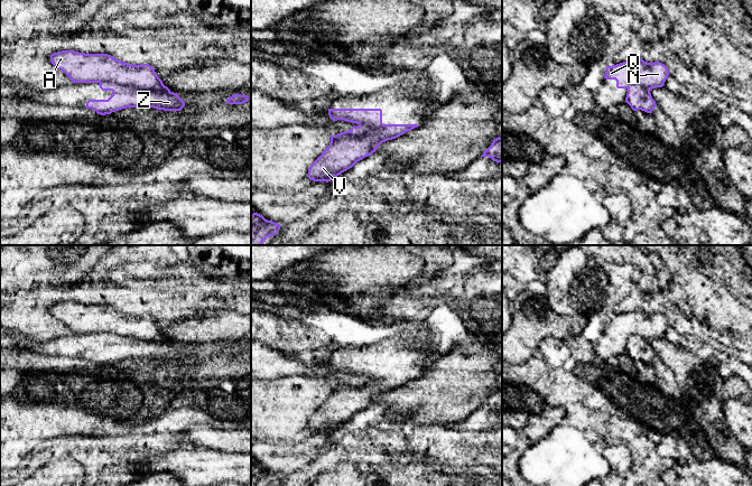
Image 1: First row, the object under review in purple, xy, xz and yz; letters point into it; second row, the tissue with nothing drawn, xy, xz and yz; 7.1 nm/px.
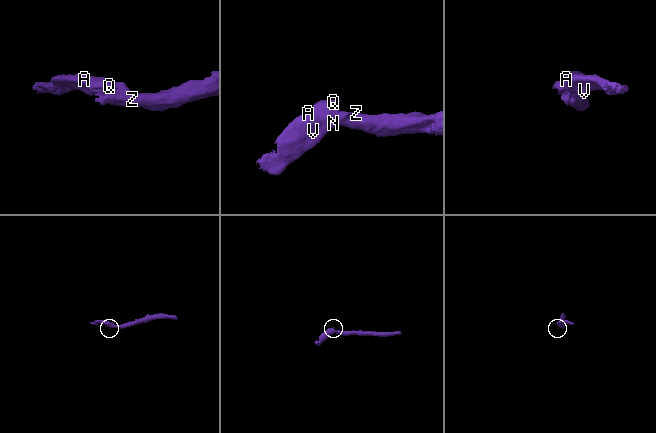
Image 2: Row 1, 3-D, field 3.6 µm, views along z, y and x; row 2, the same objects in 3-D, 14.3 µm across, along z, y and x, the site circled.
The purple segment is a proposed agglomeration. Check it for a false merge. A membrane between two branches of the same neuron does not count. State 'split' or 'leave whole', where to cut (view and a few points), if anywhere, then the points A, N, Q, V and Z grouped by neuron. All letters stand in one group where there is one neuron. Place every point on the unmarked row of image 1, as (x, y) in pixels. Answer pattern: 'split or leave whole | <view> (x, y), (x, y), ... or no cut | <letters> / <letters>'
split | xy (100, 333), (113, 333), (136, 339), (169, 343) | A N Q V / Z

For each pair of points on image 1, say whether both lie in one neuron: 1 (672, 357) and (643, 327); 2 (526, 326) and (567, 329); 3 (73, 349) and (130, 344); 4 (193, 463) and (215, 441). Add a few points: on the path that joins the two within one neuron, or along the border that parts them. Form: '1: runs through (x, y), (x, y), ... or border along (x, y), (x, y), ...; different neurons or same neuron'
1: border along (661, 337), (649, 340); different neurons
2: runs through (536, 326), (557, 326); same neuron
3: runs through (87, 347), (115, 347); same neuron
4: border along (200, 446), (234, 452); different neurons

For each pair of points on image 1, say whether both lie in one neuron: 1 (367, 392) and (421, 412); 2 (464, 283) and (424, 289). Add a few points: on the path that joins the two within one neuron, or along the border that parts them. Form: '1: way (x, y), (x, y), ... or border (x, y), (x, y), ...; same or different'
1: border (402, 384), (383, 392), (374, 402); different
2: way (454, 287), (434, 288); same

